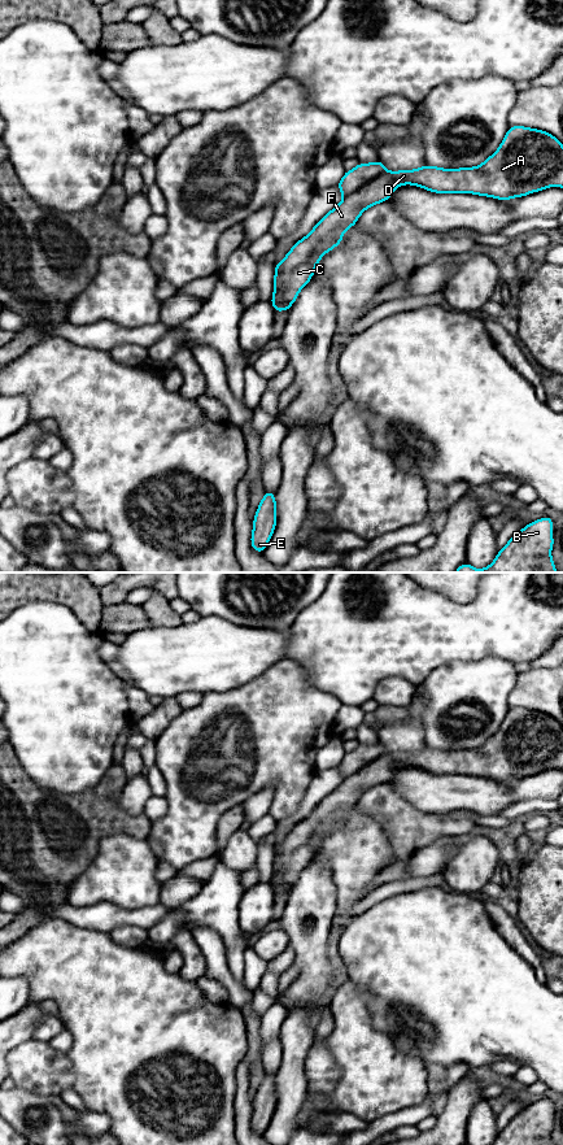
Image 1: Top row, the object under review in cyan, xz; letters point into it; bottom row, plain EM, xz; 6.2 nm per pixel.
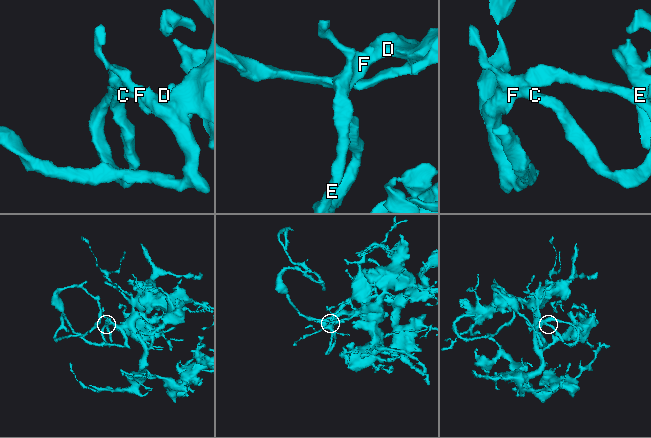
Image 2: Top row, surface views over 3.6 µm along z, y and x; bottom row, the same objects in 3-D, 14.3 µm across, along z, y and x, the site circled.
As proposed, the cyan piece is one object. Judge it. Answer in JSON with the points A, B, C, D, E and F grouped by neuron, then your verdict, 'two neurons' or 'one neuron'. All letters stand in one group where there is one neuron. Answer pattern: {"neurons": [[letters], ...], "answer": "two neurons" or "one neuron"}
{"neurons": [["A", "B", "C", "D", "E", "F"]], "answer": "one neuron"}

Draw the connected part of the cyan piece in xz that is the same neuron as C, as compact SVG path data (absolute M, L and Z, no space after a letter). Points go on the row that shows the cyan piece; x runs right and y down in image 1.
M510 126L499 148L475 167L442 169L424 165L415 170L387 171L380 160L371 164L359 162L353 170L345 171L337 183L344 195L342 201L298 240L282 262L275 264L274 295L270 300L275 314L280 310L289 313L298 292L313 278L319 260L342 241L342 234L357 223L359 215L367 208L389 200L394 190L403 184L418 186L435 193L473 193L497 200L523 197L547 187L563 187L563 144L546 131Z

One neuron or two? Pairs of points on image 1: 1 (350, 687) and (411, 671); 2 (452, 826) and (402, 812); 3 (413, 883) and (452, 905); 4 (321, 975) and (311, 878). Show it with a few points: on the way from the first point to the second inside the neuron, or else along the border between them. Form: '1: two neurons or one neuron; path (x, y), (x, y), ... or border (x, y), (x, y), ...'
1: one neuron; path (366, 671), (370, 667), (396, 667)
2: one neuron; path (440, 826), (417, 826), (414, 823)
3: two neurons; border (439, 887), (424, 887), (393, 896)
4: one neuron; path (317, 950), (318, 918), (313, 913), (313, 902)

